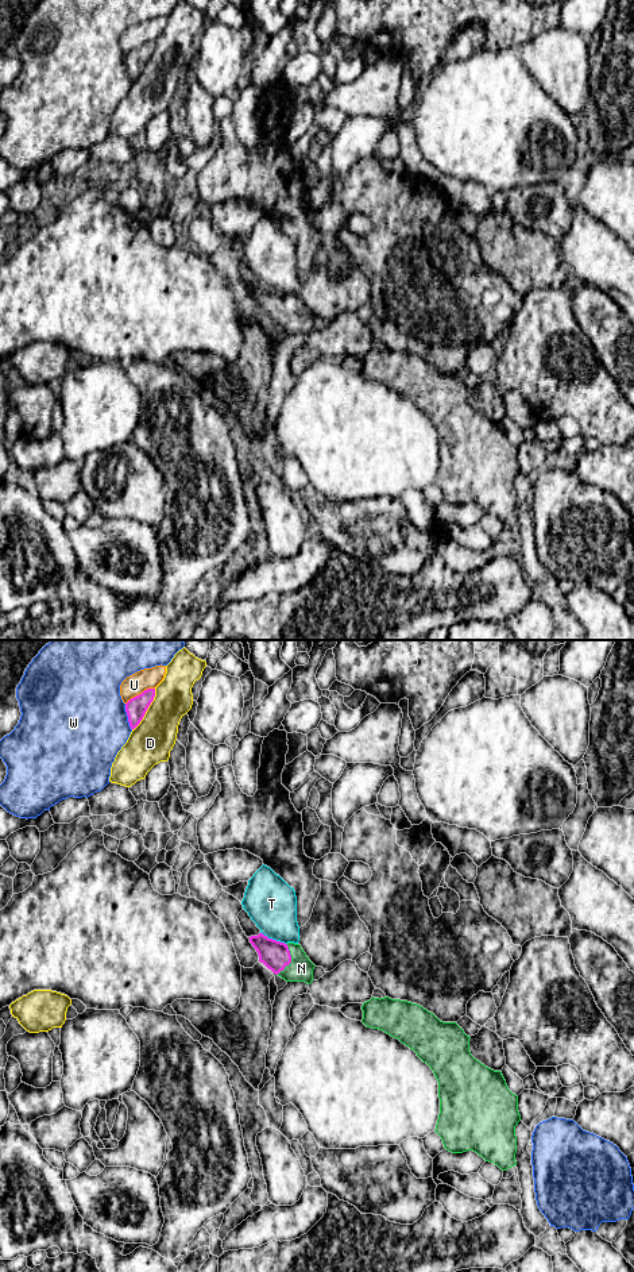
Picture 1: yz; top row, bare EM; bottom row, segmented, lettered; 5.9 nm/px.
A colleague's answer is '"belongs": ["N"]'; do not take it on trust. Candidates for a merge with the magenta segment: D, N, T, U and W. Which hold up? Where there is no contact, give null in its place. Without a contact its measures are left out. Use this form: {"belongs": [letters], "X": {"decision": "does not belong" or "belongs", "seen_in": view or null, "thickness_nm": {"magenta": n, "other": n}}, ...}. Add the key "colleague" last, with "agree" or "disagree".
{"belongs": ["N"], "D": {"decision": "does not belong", "seen_in": "yz", "thickness_nm": {"magenta": 120, "other": 260}}, "N": {"decision": "belongs", "seen_in": "yz", "thickness_nm": {"magenta": 170, "other": 140}}, "T": {"decision": "does not belong", "seen_in": "yz", "thickness_nm": {"magenta": 170, "other": 300}}, "U": {"decision": "does not belong", "seen_in": "yz", "thickness_nm": {"magenta": 120, "other": 130}}, "W": {"decision": "does not belong", "seen_in": "yz", "thickness_nm": {"magenta": 120, "other": 480}}, "colleague": "agree"}

